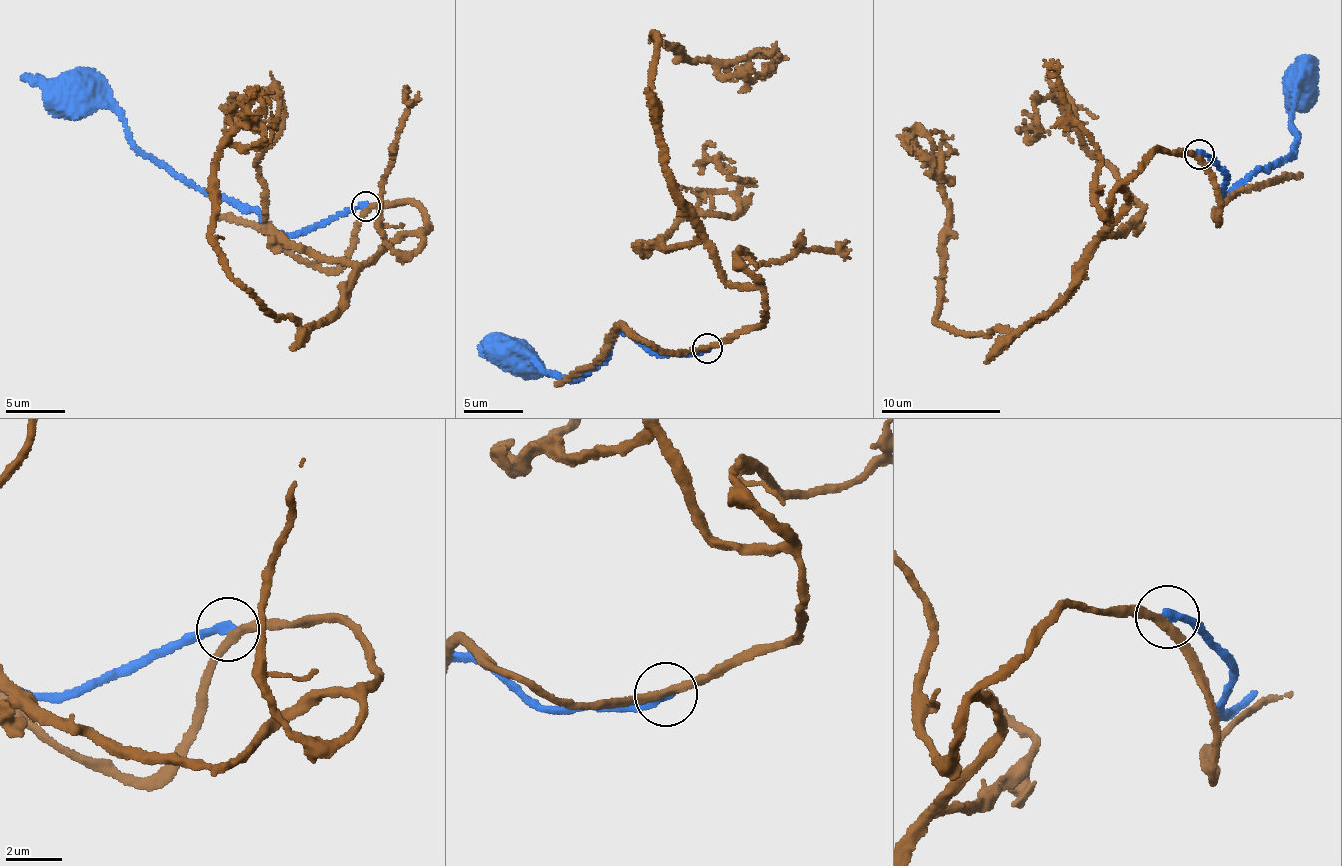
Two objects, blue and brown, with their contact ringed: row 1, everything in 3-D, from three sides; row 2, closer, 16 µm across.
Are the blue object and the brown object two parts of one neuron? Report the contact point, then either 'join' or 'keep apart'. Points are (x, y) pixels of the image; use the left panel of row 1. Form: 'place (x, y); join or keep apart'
place (365, 206); keep apart

